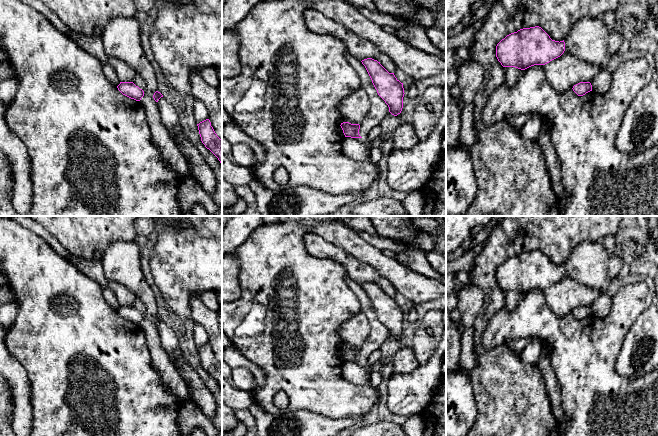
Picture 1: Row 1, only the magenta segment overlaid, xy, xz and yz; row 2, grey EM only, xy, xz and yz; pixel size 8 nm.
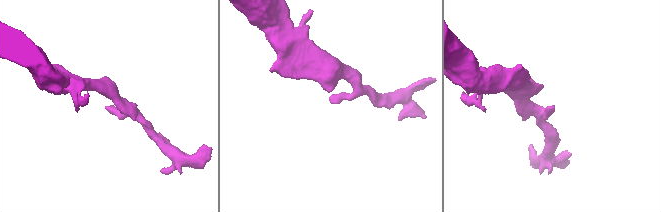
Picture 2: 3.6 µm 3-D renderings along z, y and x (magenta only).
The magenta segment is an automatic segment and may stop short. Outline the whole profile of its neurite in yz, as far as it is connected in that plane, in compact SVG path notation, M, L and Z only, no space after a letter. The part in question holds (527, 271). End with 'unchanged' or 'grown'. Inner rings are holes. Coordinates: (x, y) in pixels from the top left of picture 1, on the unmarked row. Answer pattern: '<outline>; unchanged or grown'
M535 250L507 259L497 268L496 281L503 291L525 294L534 289L545 289L564 275L564 264L552 264L541 251Z; unchanged

